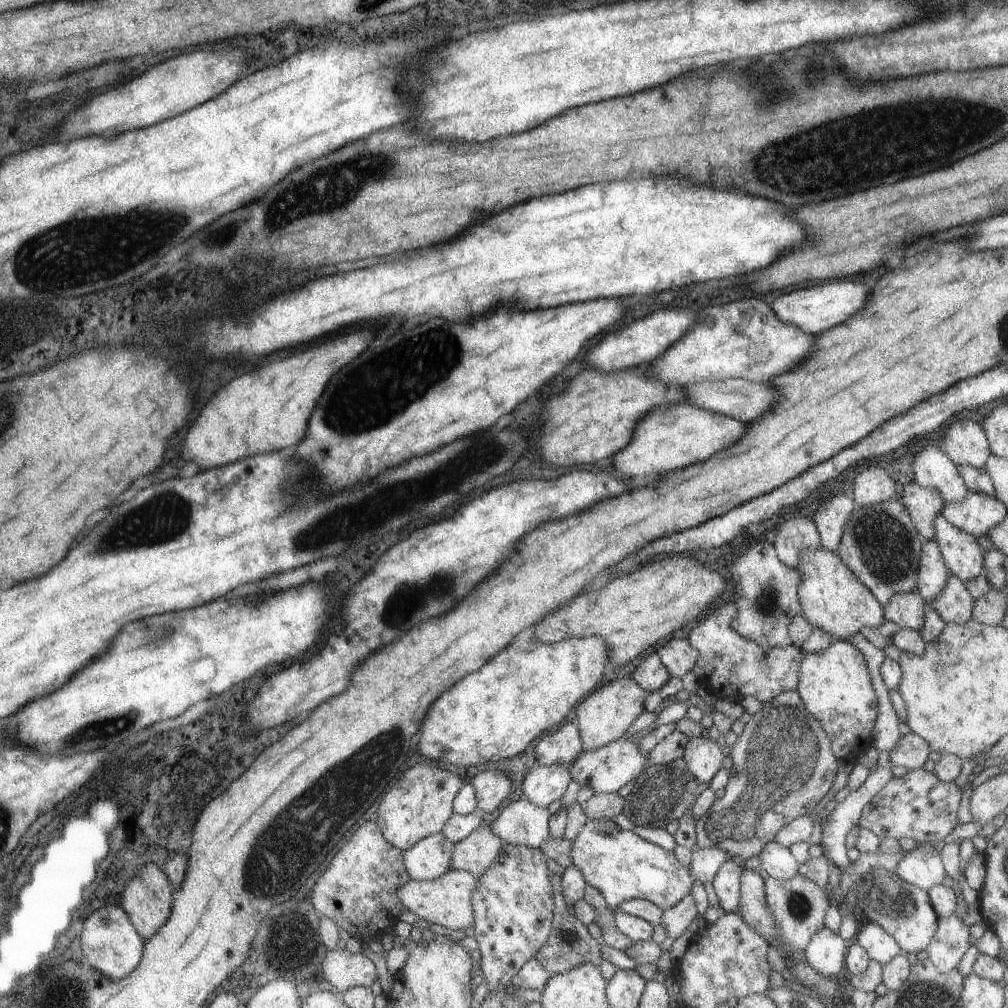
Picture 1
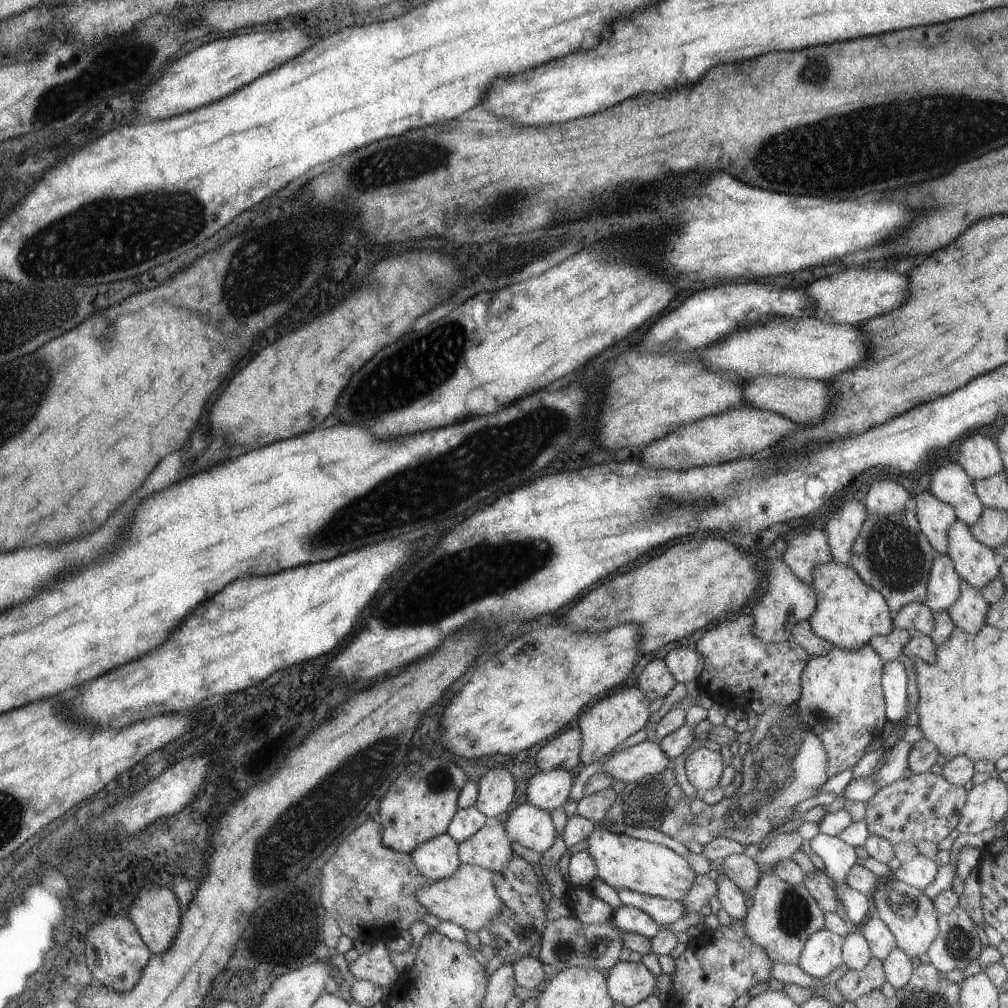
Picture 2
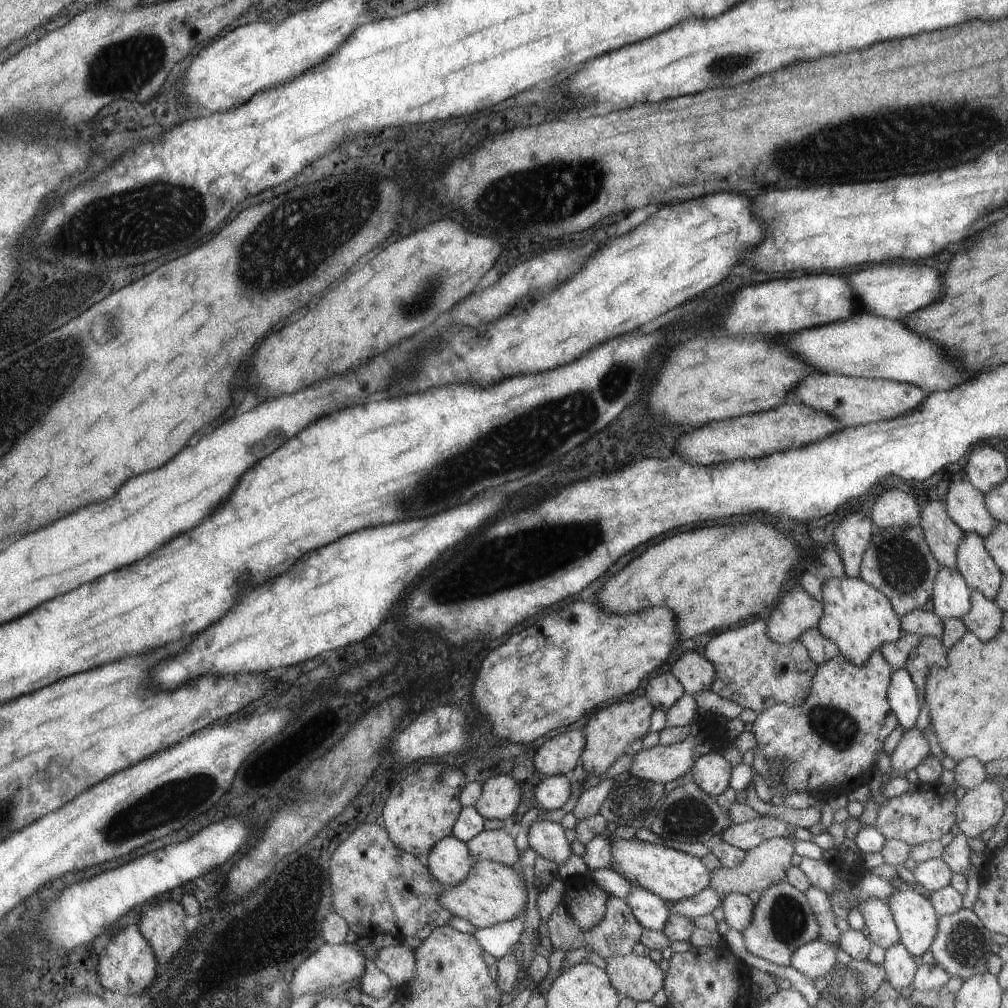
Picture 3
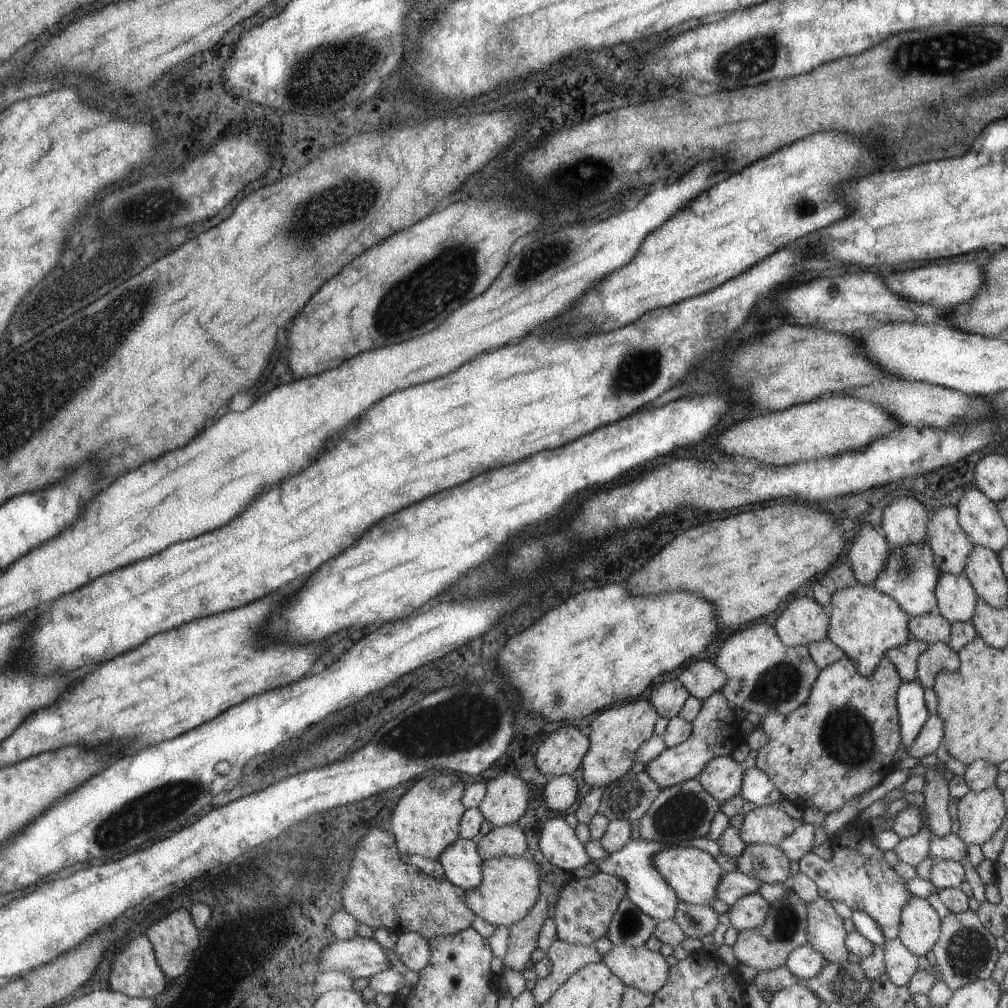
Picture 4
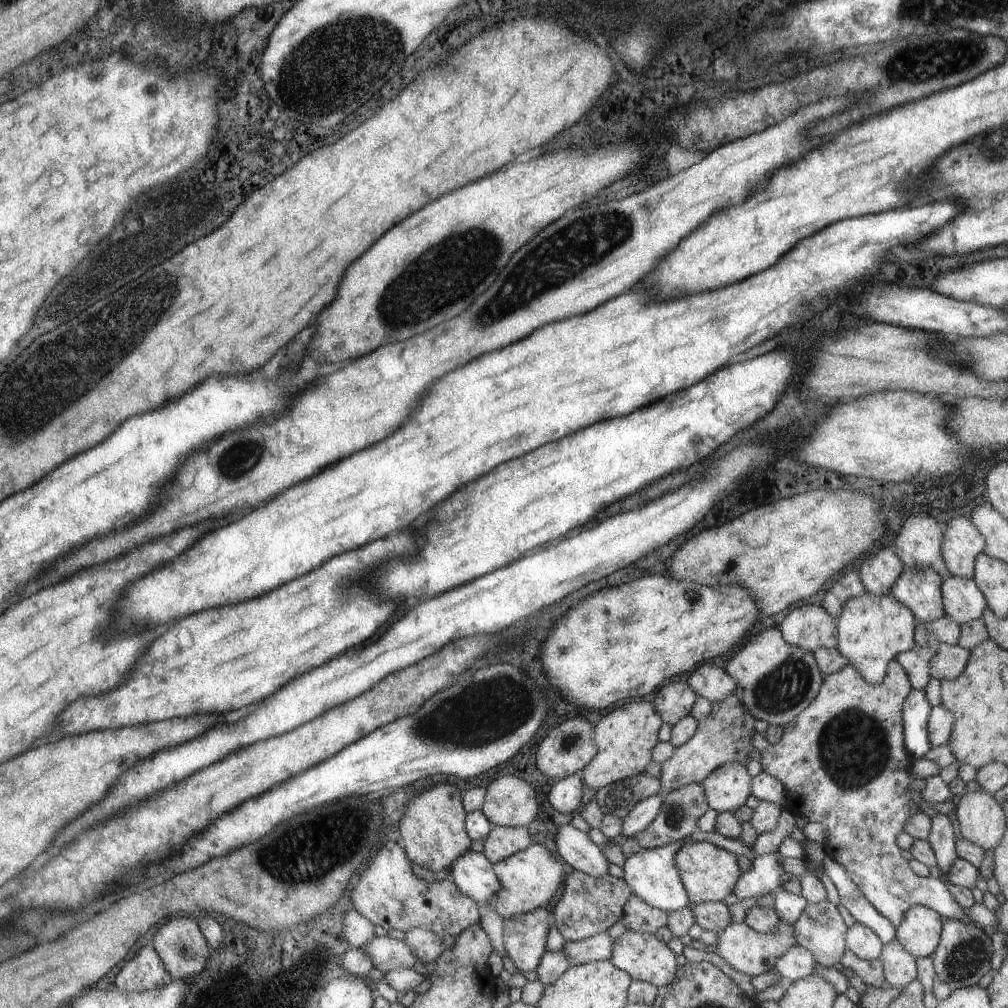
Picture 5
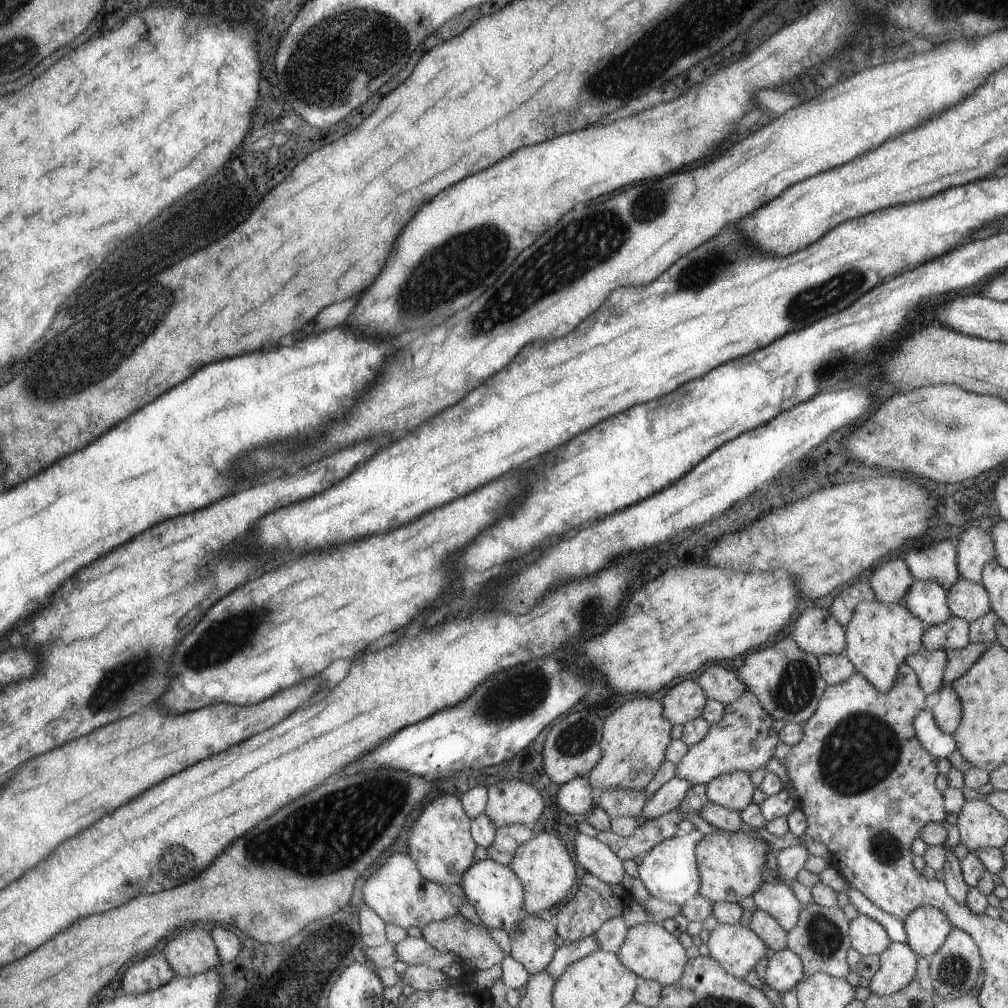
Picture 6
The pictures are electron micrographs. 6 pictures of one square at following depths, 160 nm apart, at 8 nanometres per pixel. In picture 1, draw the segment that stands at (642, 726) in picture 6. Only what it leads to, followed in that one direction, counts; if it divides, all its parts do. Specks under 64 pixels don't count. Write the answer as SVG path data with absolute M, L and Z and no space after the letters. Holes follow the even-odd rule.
M631 677L611 680L603 688L597 688L591 692L591 696L587 696L578 708L575 708L572 717L579 726L579 733L582 734L583 752L597 750L597 748L621 738L627 728L644 711L643 700L647 696L648 693L644 692Z

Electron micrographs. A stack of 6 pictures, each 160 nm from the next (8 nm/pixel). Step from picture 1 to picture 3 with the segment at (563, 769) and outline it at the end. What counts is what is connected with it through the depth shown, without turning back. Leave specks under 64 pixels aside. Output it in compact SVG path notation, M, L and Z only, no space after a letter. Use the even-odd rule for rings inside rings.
M549 775L535 786L535 800L538 806L549 811L560 808L565 804L571 792L571 783L565 775Z

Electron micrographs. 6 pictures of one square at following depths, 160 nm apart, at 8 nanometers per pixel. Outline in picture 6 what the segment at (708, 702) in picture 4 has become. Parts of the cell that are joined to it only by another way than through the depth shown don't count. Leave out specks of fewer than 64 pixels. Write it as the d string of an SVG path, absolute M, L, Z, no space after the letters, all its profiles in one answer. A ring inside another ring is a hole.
M745 691L737 700L725 705L723 710L723 718L719 722L710 725L710 731L707 732L706 738L699 740L699 743L693 744L689 750L685 752L685 756L679 760L679 764L675 766L675 776L677 778L685 778L689 785L710 783L715 777L729 772L743 771L754 772L761 769L761 766L767 762L767 758L773 754L773 748L777 744L777 734L771 729L772 722L770 714L759 704L758 698L754 693Z

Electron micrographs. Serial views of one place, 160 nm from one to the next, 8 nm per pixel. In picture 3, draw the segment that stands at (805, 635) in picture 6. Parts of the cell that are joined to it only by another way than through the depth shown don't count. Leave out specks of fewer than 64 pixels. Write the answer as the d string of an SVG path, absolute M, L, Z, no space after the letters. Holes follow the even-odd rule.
M795 585L771 610L766 619L766 635L777 644L789 643L808 628L817 628L821 618L822 603Z

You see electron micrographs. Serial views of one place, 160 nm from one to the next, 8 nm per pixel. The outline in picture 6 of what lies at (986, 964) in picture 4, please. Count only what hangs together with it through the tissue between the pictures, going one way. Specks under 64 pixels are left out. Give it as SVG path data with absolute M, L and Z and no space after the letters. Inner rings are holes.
M959 928L950 932L929 962L934 993L943 999L971 993L981 967L975 940Z

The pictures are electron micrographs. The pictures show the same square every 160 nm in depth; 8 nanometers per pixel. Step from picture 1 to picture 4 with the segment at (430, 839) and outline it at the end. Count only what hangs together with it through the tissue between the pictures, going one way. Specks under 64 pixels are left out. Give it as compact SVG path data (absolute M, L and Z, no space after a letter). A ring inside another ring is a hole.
M458 838L437 860L445 878L463 891L481 886L483 863L478 846L471 840Z

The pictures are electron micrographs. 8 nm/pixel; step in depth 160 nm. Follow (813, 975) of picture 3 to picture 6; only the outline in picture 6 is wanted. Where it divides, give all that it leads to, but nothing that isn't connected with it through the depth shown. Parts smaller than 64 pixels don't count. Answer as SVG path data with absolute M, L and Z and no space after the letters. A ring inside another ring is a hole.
M790 949L770 953L762 982L771 990L782 994L795 987L802 978L802 960Z

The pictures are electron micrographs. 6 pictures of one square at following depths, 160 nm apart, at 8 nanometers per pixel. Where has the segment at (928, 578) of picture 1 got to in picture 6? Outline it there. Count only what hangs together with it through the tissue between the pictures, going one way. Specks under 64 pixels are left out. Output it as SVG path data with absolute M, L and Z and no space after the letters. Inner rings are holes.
M961 576L949 591L946 591L946 601L951 615L969 624L990 610L990 598L986 589Z

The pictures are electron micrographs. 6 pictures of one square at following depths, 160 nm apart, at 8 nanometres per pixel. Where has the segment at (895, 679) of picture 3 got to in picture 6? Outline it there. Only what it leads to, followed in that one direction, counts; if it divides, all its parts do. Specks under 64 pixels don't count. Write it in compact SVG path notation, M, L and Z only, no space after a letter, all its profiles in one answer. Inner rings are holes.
M925 709L915 716L914 728L919 744L927 752L933 754L935 758L947 758L957 748L954 736L943 734L937 728L937 724L935 724L935 720L933 720L929 709Z

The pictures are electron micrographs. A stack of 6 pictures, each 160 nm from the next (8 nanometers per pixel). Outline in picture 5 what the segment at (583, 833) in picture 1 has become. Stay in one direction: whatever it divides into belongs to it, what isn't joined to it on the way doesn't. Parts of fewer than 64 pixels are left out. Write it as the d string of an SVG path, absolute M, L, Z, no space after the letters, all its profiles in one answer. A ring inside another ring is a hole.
M697 841L687 844L678 852L676 863L691 905L704 901L722 901L732 894L742 874L735 855L709 842ZM574 870L567 876L563 884L561 898L553 908L552 924L555 925L564 941L579 941L607 930L621 919L625 902L632 895L627 884L619 878L608 873L599 878L587 876L583 872Z

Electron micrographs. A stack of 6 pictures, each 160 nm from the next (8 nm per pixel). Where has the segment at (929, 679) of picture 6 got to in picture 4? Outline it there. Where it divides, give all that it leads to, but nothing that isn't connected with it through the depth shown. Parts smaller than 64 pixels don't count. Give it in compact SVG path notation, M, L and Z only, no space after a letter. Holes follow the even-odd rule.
M910 639L907 644L899 648L891 648L886 652L885 657L898 670L898 676L902 682L917 681L917 658L929 648L925 642Z

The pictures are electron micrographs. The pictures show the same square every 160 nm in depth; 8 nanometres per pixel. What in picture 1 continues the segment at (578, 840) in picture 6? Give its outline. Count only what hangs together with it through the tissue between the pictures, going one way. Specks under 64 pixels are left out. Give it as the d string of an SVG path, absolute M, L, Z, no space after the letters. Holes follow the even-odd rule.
M522 797L507 804L489 826L491 832L506 844L540 848L549 836L549 819L547 808L534 806Z

